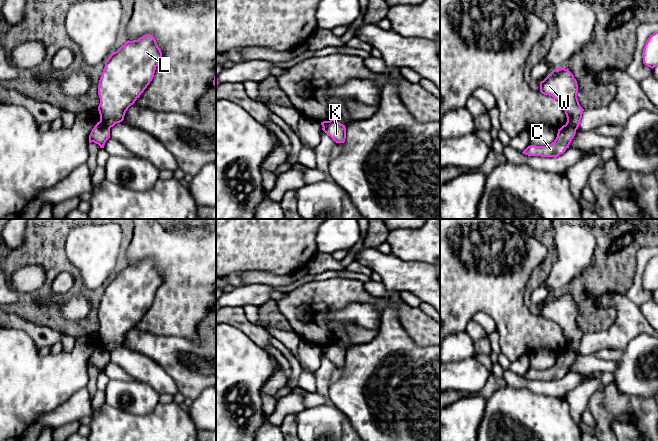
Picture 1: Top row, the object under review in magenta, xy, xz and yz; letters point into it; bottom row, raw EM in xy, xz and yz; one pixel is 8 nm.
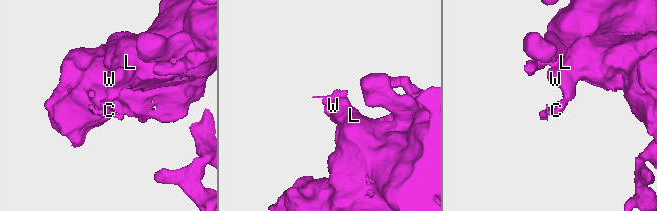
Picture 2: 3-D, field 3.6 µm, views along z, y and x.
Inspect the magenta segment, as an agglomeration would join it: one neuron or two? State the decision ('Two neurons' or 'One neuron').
Two neurons

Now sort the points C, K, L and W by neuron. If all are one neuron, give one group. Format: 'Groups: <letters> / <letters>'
Groups: C / K L W

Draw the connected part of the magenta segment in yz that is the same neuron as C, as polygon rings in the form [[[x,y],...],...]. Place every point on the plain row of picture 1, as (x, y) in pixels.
[[[566,347],[558,353],[556,363],[546,370],[528,370],[522,377],[528,380],[554,381],[563,378],[574,362],[576,353]]]

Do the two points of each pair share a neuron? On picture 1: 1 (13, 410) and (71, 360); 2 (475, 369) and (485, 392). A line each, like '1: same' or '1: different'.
1: same
2: different

